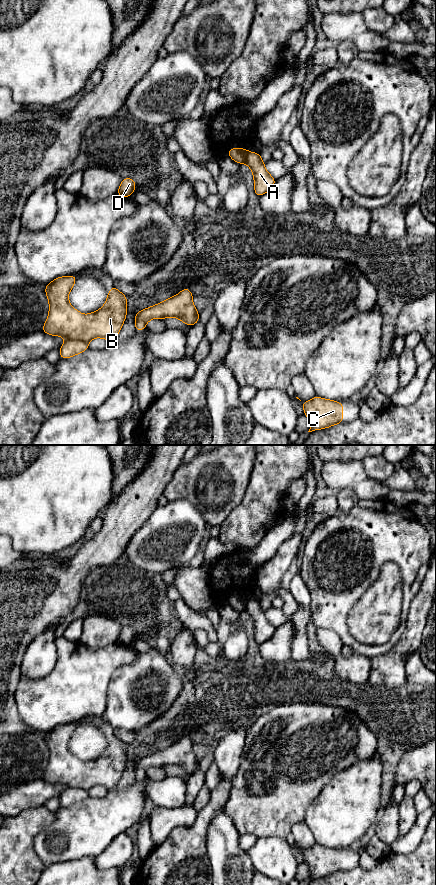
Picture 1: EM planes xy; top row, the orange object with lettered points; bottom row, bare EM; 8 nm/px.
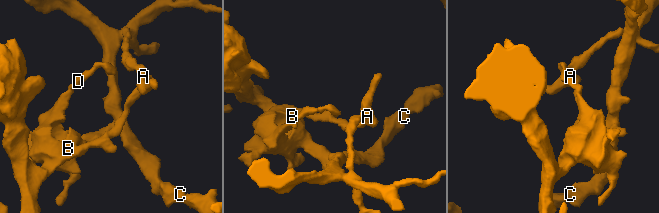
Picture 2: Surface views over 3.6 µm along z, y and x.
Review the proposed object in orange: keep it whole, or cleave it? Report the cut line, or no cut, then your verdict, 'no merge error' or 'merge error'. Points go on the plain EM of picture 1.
cut xy (67, 787), (80, 787), (87, 790); merge error

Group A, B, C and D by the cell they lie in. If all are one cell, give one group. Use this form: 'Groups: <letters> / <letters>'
Groups: A / B C D

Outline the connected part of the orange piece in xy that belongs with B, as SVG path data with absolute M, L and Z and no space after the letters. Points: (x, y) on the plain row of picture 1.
M75 723L57 725L44 736L49 748L49 763L42 779L67 788L89 790L96 785L114 788L126 766L127 744L112 732L104 754L96 760L82 763L68 748L76 728Z

